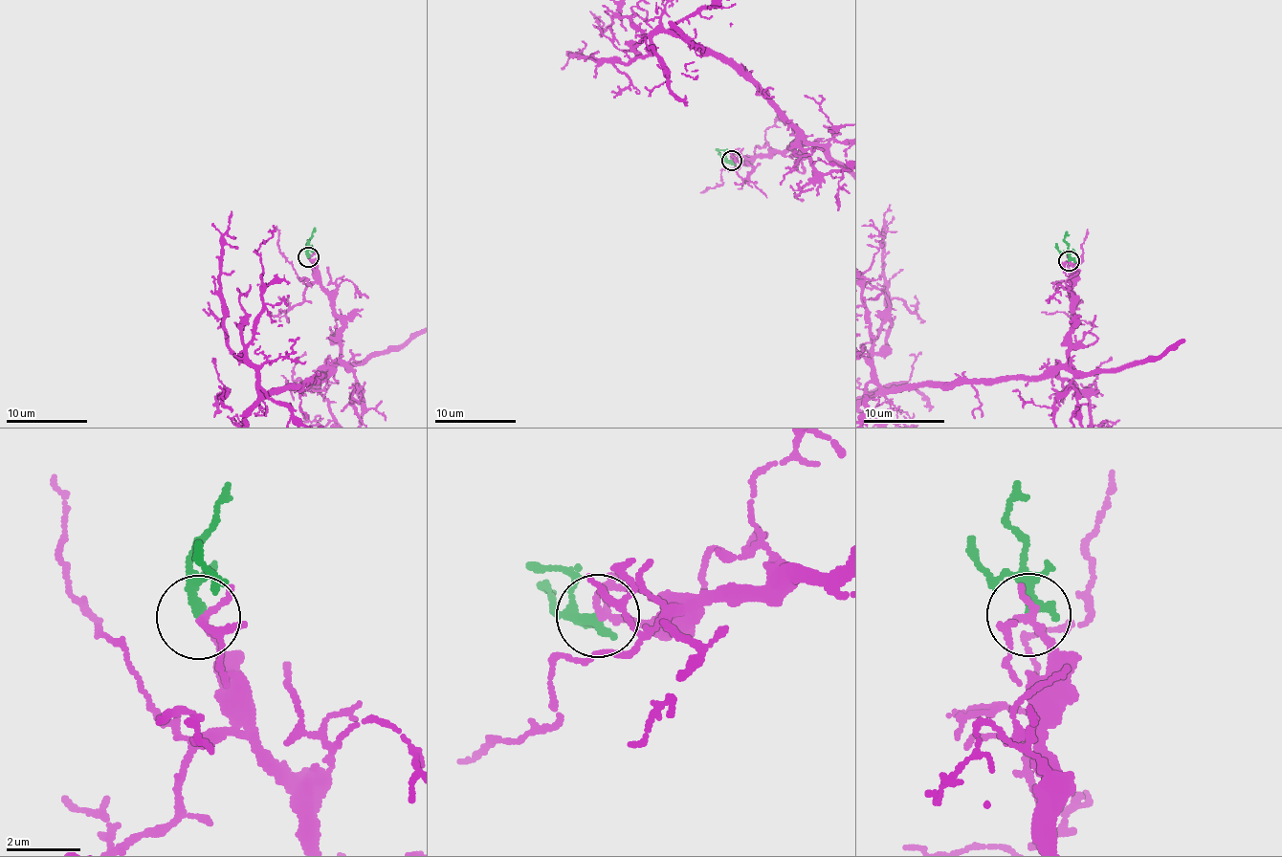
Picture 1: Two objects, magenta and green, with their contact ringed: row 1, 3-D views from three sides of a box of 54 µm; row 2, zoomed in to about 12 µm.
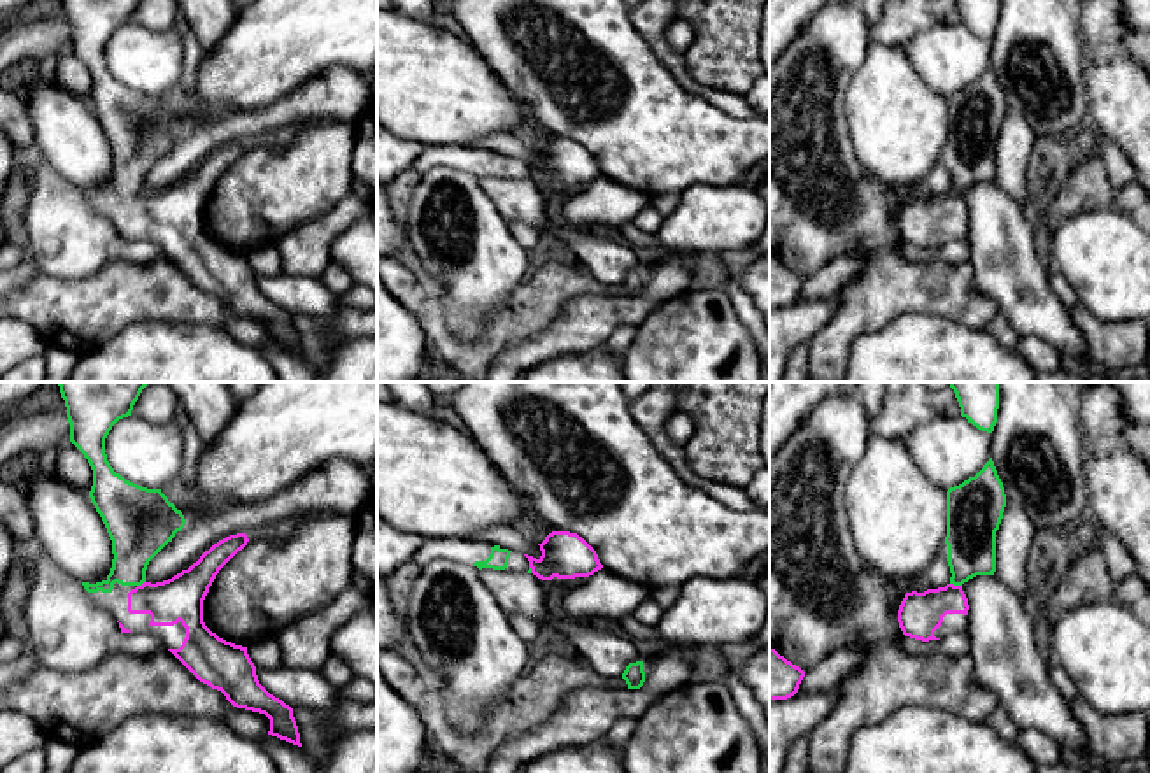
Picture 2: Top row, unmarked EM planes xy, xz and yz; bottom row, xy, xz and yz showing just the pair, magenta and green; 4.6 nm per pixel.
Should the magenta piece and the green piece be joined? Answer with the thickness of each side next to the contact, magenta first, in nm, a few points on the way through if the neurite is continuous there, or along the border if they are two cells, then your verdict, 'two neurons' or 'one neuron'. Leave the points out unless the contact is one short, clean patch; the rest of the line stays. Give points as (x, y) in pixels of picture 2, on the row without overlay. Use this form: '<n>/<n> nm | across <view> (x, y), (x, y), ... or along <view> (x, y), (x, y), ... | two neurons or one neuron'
200/220 nm | across yz (921, 221), (956, 193), (970, 162), (970, 141) | one neuron

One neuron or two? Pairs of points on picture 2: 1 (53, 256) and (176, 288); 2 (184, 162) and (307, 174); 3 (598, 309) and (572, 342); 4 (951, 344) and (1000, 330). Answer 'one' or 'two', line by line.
1: two
2: two
3: one
4: two

